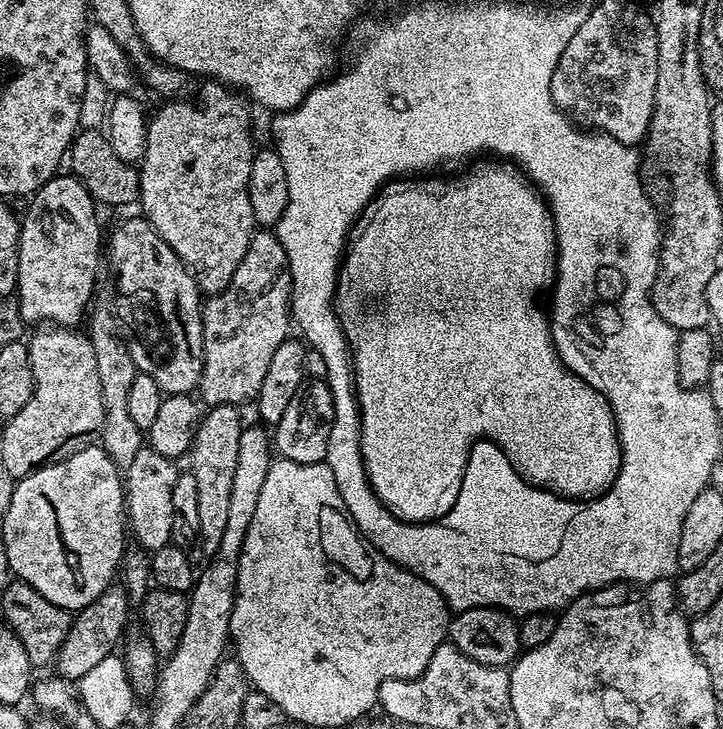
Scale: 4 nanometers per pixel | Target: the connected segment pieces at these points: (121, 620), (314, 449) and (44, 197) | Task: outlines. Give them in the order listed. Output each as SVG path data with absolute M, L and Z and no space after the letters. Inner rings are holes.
M109 586L94 602L79 609L75 613L68 637L56 655L55 671L66 680L79 682L87 672L94 670L94 666L98 666L98 662L102 662L102 658L113 655L117 651L116 643L128 624L128 606L130 607L130 599L125 589Z
M305 379L298 394L286 406L286 414L274 426L274 448L285 460L318 464L328 459L328 446L333 443L332 427L338 424L338 406L332 397L332 388L327 379ZM276 432L276 436L275 436Z
M57 174L47 180L31 197L30 203L32 205L29 206L28 213L22 216L16 271L22 318L28 326L39 320L48 320L44 322L52 326L79 325L76 323L85 319L86 309L94 299L98 283L96 271L100 268L100 224L96 221L97 205L84 185L71 174Z

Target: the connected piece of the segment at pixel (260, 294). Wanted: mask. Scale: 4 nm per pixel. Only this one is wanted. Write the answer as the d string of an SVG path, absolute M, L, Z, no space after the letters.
M260 230L255 233L242 258L238 262L238 270L234 270L234 278L221 292L209 295L203 305L204 313L204 369L200 375L198 396L205 405L234 404L255 401L258 390L262 386L262 378L266 378L266 370L270 366L270 358L274 358L274 350L289 339L290 305L292 302L292 279L290 266L286 258L286 250L282 242L272 230Z

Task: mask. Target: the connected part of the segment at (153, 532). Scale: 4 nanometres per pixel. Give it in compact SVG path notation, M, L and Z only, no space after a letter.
M145 446L138 454L134 454L134 462L130 462L123 473L126 520L130 525L131 535L133 532L141 546L148 548L149 553L157 552L172 539L174 482L177 475L177 461L158 454L150 446Z

